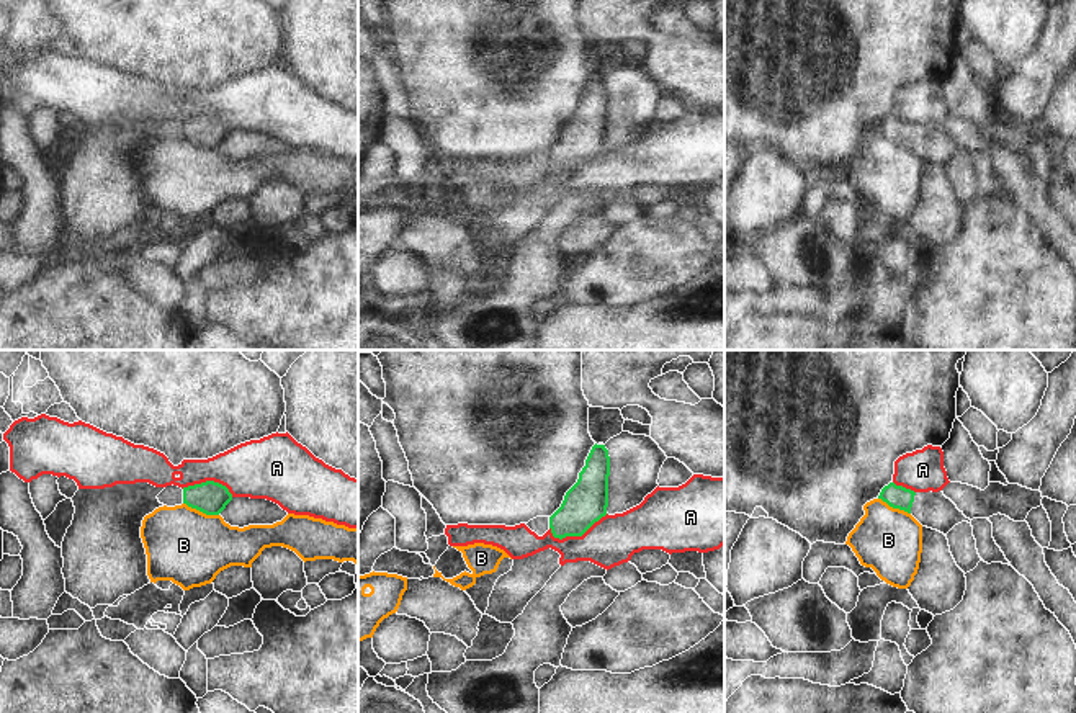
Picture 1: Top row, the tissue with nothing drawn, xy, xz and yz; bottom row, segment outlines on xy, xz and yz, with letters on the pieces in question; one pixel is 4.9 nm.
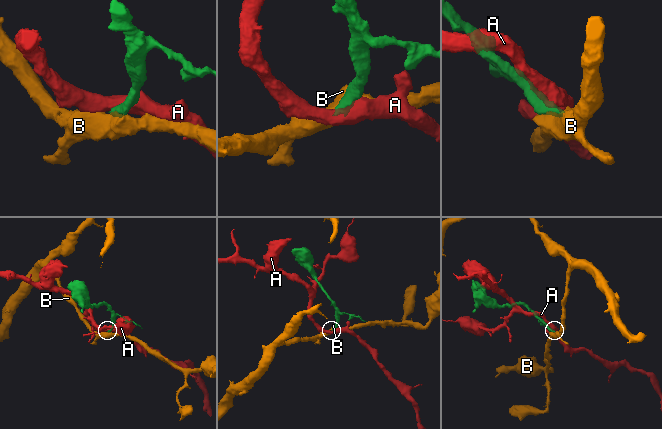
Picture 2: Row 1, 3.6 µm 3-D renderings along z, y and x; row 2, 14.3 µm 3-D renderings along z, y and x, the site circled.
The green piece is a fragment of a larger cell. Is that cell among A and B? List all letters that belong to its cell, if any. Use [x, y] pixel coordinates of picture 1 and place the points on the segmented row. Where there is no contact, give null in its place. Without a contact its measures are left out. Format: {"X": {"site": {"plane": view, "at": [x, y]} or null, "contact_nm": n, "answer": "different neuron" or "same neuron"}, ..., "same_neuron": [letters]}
{"A": {"site": {"plane": "xz", "at": [578, 535]}, "contact_nm": 300, "answer": "different neuron"}, "B": {"site": {"plane": "xy", "at": [201, 511]}, "contact_nm": 190, "answer": "different neuron"}, "same_neuron": []}

